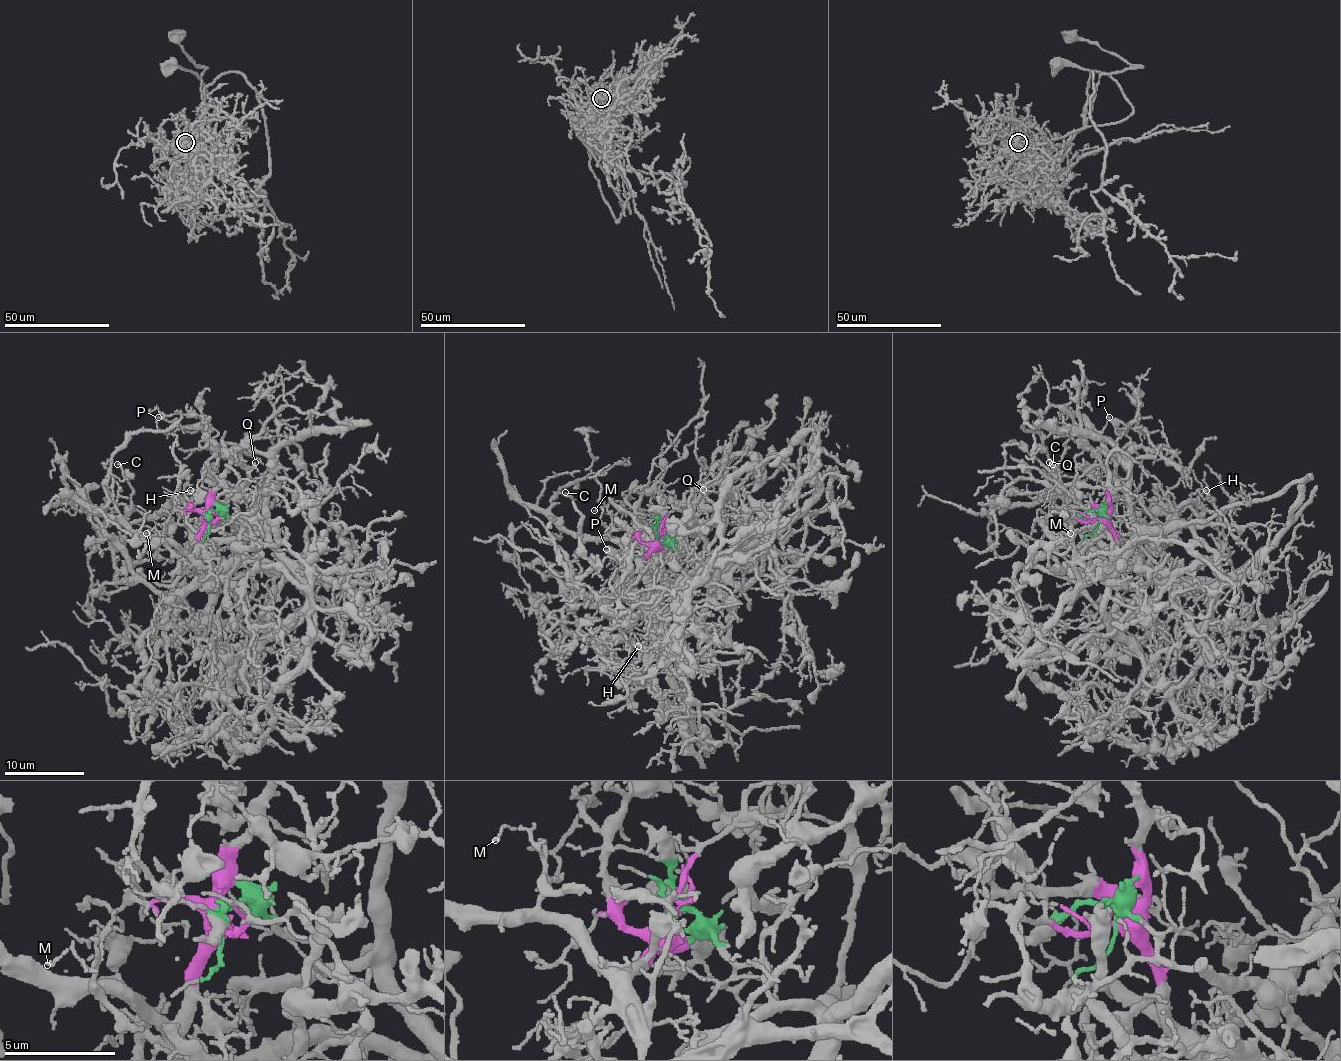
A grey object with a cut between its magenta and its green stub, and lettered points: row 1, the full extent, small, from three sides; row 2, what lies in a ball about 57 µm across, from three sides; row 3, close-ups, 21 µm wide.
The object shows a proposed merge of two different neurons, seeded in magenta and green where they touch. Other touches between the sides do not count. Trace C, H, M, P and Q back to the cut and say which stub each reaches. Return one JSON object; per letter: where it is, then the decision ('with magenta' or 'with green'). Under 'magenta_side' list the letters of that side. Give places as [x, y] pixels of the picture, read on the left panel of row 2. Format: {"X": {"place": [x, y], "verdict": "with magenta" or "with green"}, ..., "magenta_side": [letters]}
{"C": {"place": [117, 464], "verdict": "with magenta"}, "H": {"place": [190, 490], "verdict": "with green"}, "M": {"place": [146, 533], "verdict": "with magenta"}, "P": {"place": [158, 417], "verdict": "with green"}, "Q": {"place": [255, 462], "verdict": "with magenta"}, "magenta_side": ["C", "M", "Q"]}

